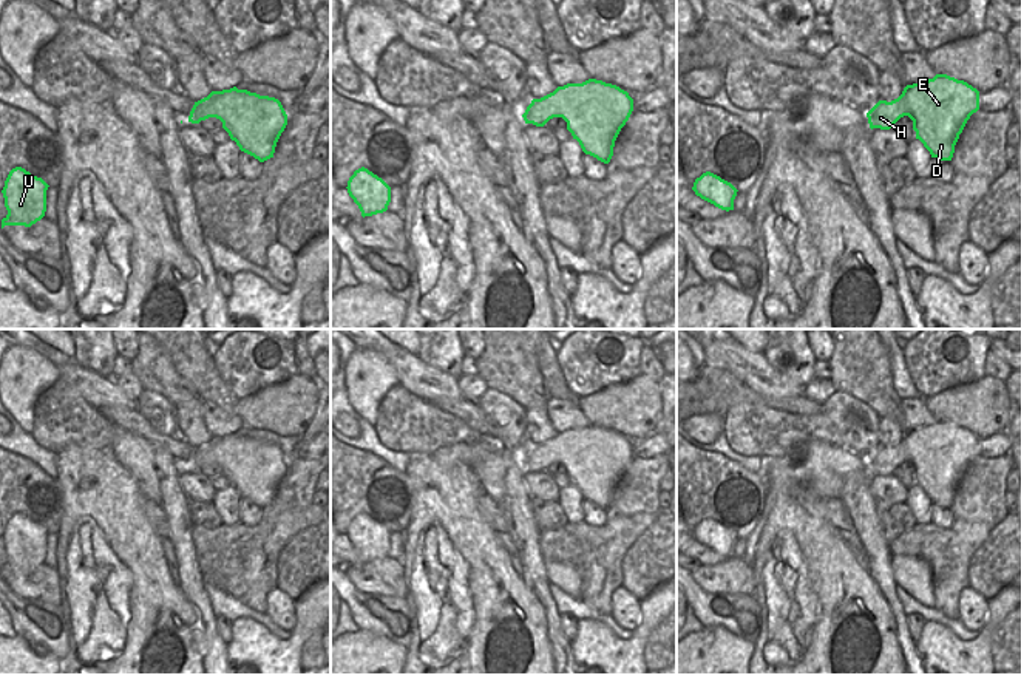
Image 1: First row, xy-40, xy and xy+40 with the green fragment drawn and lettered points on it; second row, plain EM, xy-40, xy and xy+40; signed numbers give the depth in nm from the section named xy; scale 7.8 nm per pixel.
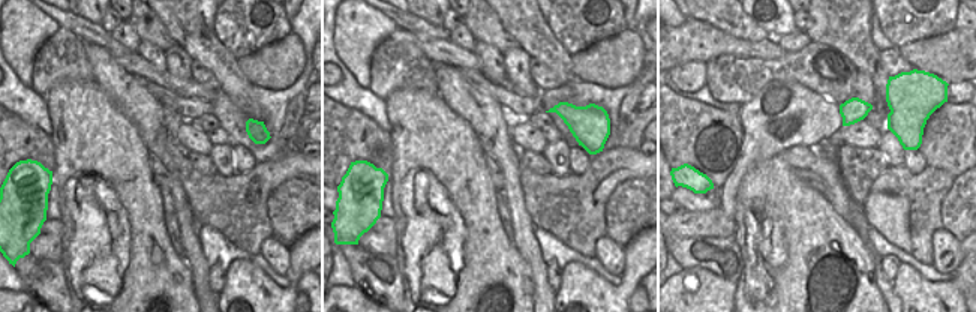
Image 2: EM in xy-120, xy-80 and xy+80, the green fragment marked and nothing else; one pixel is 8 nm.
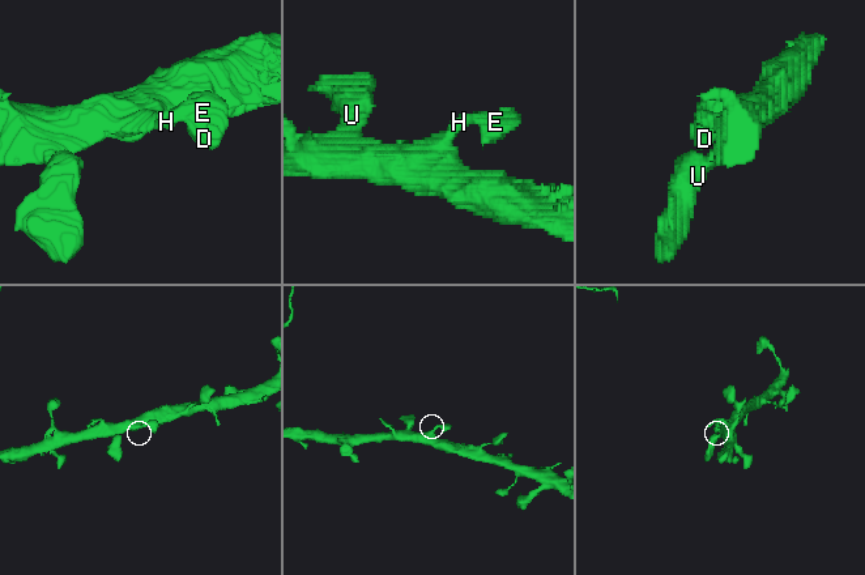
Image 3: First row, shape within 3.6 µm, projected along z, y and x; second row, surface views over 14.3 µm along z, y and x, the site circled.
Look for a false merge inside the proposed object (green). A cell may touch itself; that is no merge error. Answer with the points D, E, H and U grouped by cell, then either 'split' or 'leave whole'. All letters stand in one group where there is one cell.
groups D E H U; leave whole

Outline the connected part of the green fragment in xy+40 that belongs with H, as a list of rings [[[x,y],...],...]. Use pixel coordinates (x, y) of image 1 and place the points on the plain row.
[[[936,420],[933,425],[907,431],[891,448],[879,446],[867,463],[871,476],[890,476],[901,463],[908,462],[916,485],[931,504],[951,507],[959,480],[978,456],[976,434],[947,420]]]

